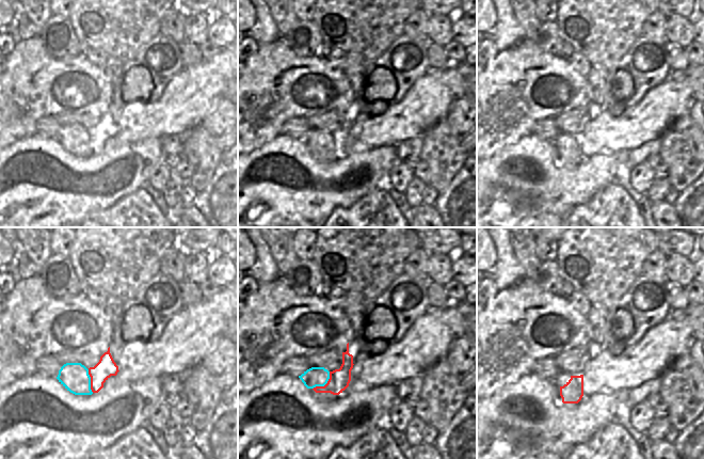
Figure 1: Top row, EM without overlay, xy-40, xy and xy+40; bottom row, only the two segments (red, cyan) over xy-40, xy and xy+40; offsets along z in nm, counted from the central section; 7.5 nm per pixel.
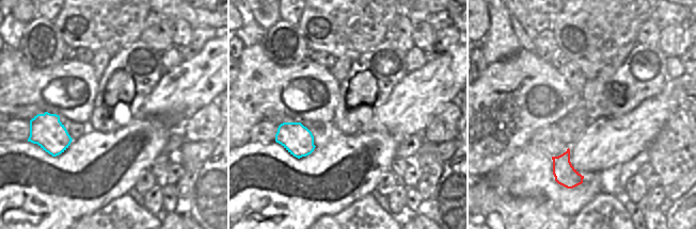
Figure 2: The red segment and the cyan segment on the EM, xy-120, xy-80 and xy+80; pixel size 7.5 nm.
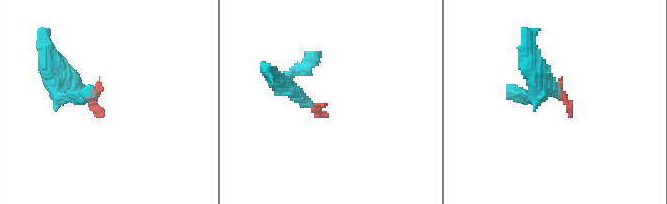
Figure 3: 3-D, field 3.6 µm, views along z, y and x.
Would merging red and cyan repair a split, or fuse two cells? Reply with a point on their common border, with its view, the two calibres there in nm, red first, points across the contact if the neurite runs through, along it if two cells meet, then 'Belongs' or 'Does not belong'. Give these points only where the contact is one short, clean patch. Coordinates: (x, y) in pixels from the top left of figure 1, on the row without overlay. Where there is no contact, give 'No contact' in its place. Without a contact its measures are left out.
Touches red at xy (325, 145). Thickness 160 nm (red) against 150 nm. Path across: xy (339, 140), (325, 145), (314, 138). Belongs

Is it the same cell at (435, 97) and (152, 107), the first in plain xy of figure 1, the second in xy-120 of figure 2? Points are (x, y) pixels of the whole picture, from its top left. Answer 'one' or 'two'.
one

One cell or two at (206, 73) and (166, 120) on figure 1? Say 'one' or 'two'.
one

